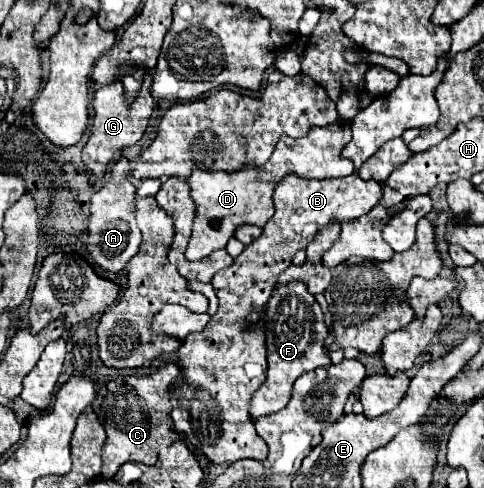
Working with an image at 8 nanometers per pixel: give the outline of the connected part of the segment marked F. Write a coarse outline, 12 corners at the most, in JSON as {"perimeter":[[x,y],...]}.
{"perimeter":[[297,281],[263,309],[269,369],[251,419],[283,409],[301,373],[331,365],[321,307]]}

